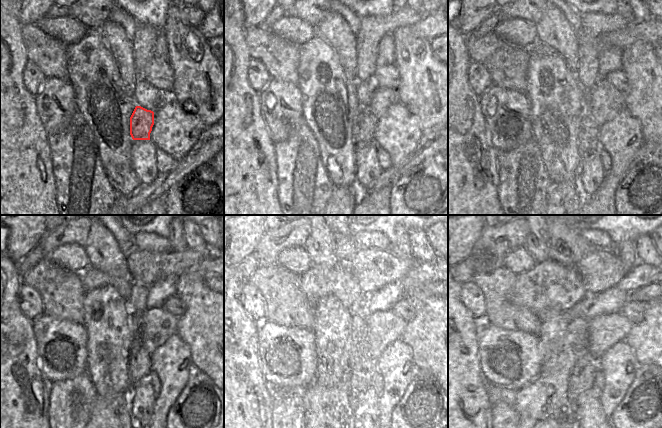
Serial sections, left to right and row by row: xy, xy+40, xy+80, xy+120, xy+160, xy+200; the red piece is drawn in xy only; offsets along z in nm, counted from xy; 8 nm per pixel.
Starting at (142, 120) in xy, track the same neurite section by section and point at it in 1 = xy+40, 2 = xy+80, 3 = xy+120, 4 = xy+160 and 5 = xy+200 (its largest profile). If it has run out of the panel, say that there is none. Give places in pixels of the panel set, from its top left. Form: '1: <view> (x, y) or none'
1: xy+40 (364, 125)
2: xy+80 (587, 134)
3: xy+120 (139, 367)
4: xy+160 (357, 378)
5: xy+200 (582, 375)

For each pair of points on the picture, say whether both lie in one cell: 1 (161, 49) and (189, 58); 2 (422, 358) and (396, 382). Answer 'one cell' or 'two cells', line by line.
1: two cells
2: two cells

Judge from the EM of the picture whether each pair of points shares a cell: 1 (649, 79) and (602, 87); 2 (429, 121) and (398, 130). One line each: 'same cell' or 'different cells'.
1: different cells
2: different cells

